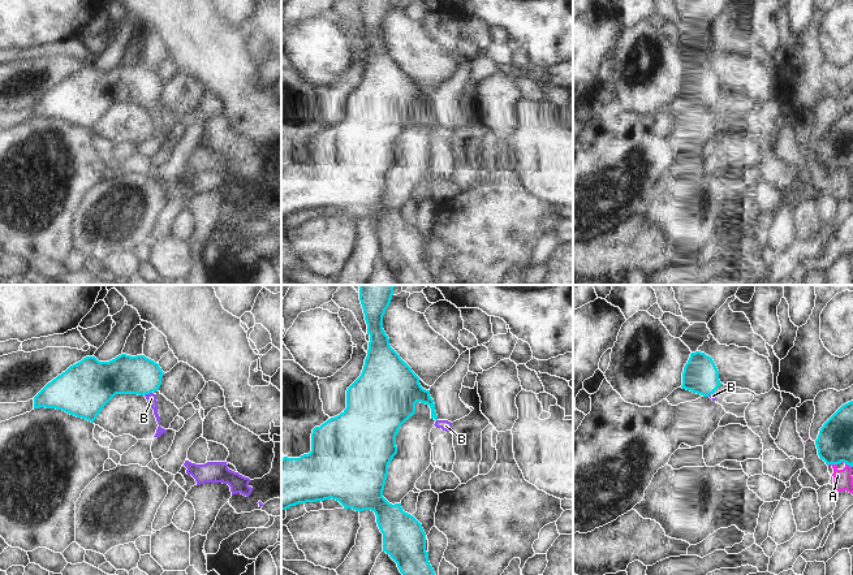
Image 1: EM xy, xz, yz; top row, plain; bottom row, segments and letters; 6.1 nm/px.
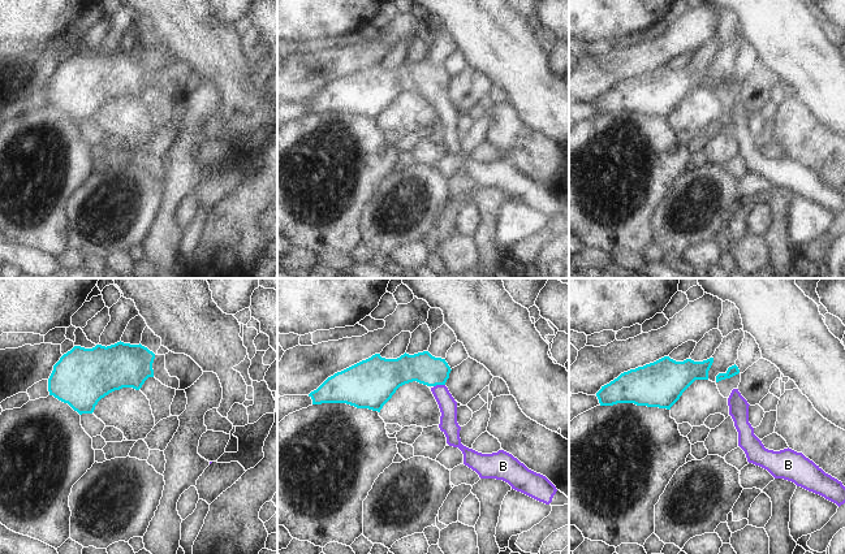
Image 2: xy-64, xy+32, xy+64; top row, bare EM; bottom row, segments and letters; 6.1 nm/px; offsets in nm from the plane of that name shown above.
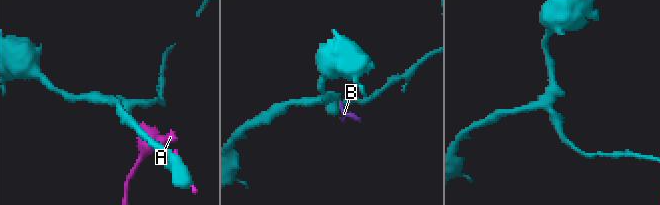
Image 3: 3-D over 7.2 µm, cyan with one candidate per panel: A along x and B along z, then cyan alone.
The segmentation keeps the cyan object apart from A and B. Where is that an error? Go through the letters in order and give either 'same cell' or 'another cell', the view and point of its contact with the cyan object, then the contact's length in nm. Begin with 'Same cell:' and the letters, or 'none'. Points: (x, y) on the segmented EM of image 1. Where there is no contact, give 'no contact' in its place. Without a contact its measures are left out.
Same cell: B
A: another cell; meets cyan in yz at (839, 462); contact 150 nm long
B: same cell; meets cyan in xy at (147, 393); contact 50 nm long

